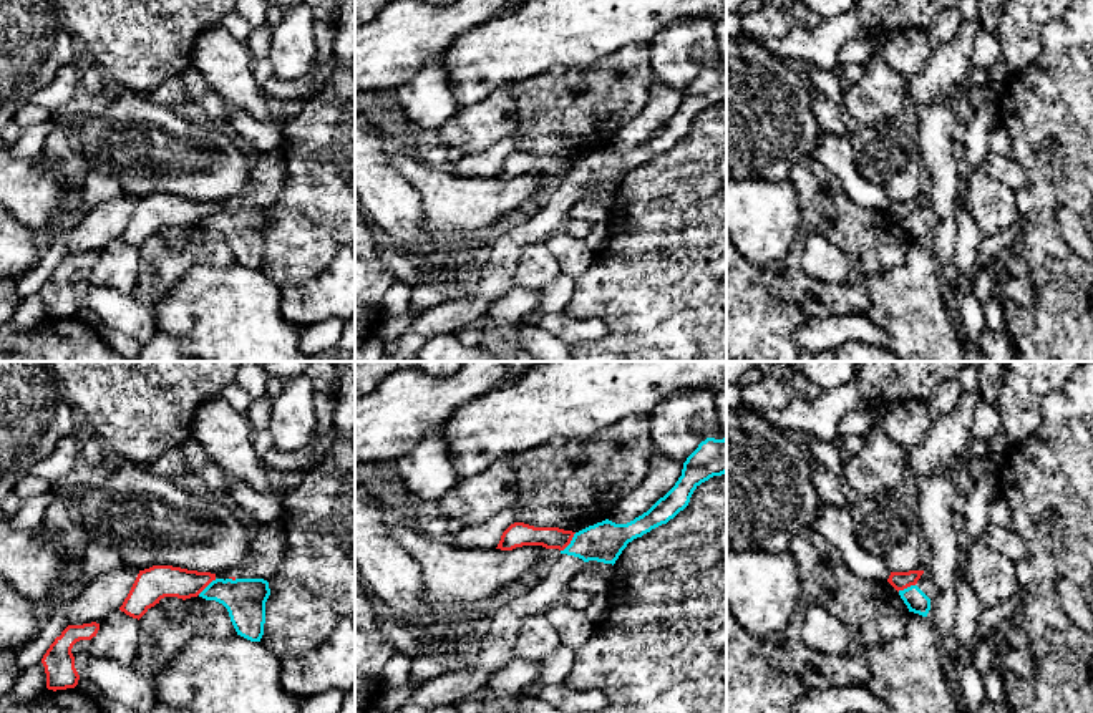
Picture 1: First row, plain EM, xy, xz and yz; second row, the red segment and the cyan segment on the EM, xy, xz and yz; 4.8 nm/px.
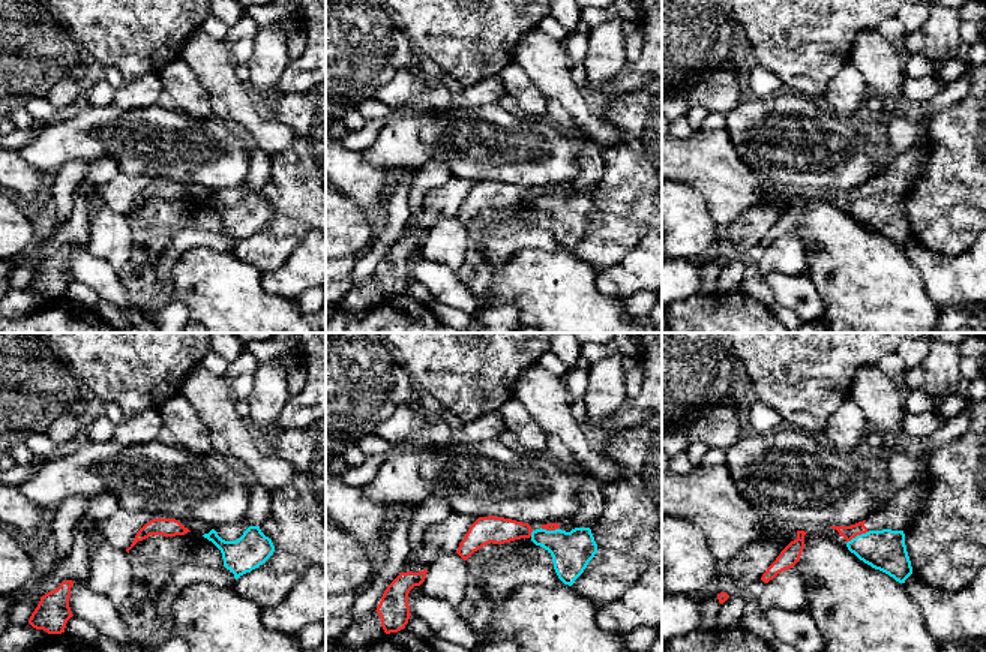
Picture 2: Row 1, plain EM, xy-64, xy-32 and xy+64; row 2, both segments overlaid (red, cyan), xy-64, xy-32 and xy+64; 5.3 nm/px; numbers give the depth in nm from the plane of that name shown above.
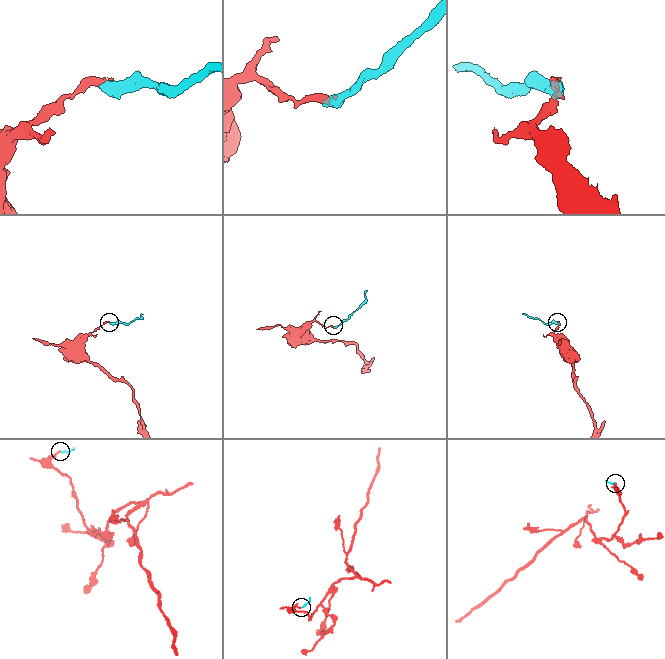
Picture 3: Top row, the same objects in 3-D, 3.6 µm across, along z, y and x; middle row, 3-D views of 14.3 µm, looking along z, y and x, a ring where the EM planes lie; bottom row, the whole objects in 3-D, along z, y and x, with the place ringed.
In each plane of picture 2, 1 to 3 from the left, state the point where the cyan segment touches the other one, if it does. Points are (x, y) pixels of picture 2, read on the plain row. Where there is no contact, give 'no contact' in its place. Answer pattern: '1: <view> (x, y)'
1: no contact
2: xy-32 (530, 198)
3: xy+64 (857, 198)

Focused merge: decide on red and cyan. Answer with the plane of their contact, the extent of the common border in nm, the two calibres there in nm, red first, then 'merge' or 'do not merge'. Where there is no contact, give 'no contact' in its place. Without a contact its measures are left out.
contact in xz; length 120 nm; calibres 120 and 190 nm; do not merge

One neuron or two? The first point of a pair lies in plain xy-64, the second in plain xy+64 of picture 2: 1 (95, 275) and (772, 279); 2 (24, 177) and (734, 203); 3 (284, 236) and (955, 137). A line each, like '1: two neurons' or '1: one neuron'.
1: one neuron
2: one neuron
3: one neuron

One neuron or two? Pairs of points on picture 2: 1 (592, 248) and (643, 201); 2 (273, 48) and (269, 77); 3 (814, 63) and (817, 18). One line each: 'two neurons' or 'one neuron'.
1: one neuron
2: one neuron
3: one neuron

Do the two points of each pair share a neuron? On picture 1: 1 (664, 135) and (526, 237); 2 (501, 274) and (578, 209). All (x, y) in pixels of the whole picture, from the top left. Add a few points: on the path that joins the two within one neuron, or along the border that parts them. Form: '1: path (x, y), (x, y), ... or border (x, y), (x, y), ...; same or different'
1: path (629, 160), (604, 171), (589, 173), (559, 203); same
2: border (594, 188), (589, 188), (569, 208), (568, 218); different

